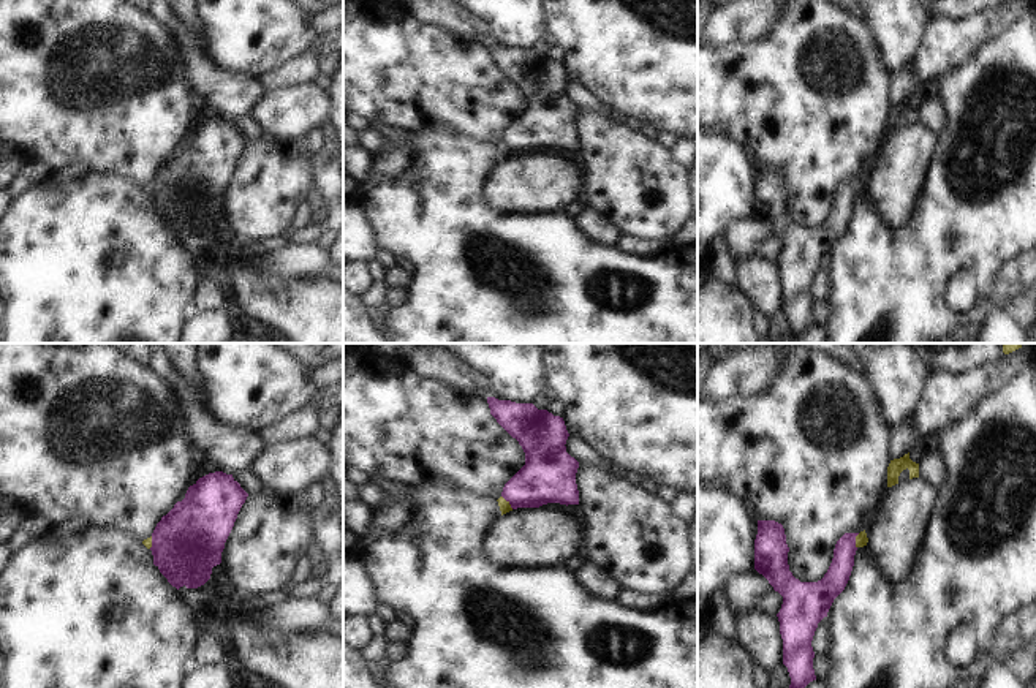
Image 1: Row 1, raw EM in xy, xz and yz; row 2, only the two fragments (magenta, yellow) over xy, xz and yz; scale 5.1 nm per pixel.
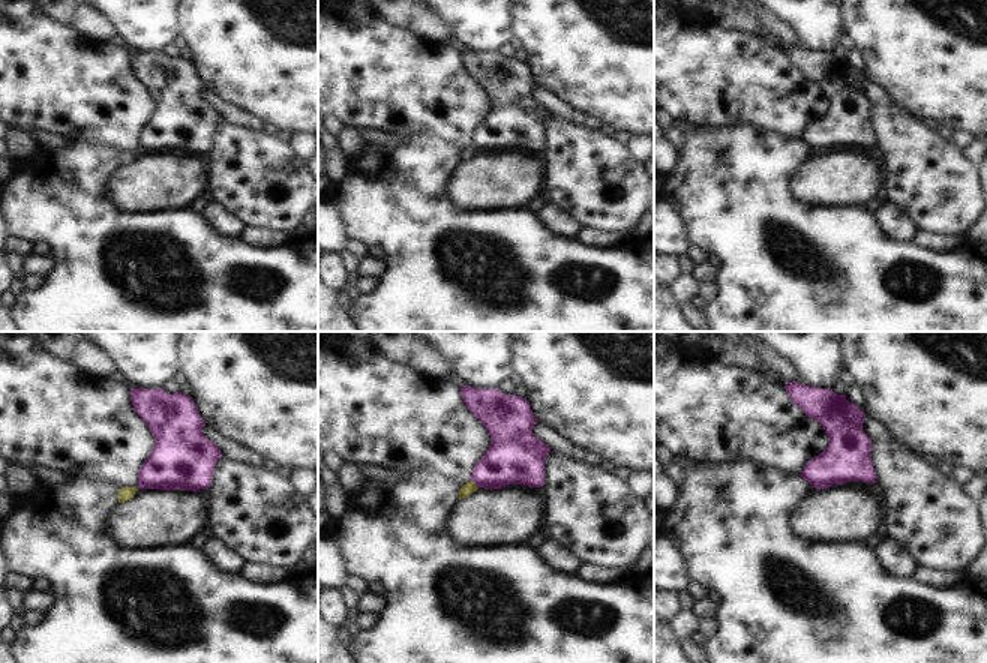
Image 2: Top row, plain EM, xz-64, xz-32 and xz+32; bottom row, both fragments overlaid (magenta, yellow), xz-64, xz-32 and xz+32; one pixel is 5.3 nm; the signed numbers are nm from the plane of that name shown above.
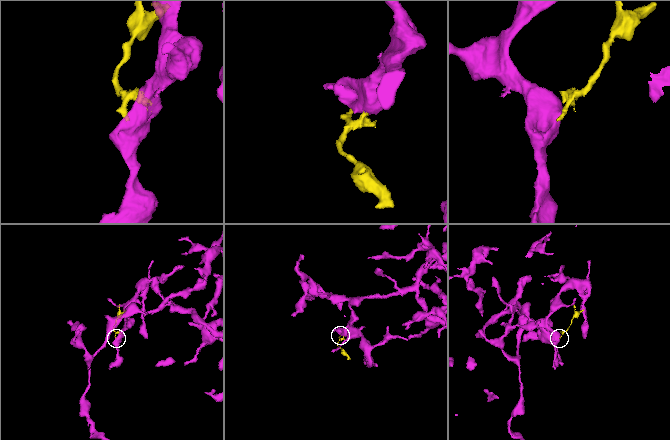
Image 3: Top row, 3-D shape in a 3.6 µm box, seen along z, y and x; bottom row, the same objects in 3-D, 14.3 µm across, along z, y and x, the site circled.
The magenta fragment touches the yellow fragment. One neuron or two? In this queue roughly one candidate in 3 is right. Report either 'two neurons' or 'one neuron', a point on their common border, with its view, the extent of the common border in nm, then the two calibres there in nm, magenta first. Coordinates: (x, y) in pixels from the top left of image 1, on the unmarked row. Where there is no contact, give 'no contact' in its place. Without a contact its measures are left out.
two neurons | xz (506, 146) | 90 nm | 280/60 nm

